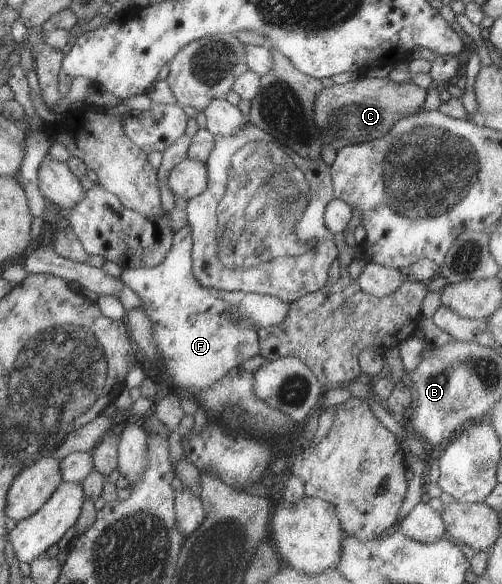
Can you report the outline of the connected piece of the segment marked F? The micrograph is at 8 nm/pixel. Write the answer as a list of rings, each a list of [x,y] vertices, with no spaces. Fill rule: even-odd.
[[[189,224],[174,233],[173,243],[165,259],[151,268],[123,268],[120,278],[143,301],[142,307],[153,323],[153,345],[157,345],[157,353],[161,355],[159,382],[166,384],[171,390],[179,387],[192,391],[209,391],[217,381],[221,381],[230,369],[240,368],[250,357],[260,354],[260,343],[257,327],[271,327],[285,321],[289,315],[289,303],[269,294],[255,292],[239,292],[214,290],[201,287],[193,275],[192,258],[193,238]],[[231,313],[239,315],[239,321],[229,319]]]

